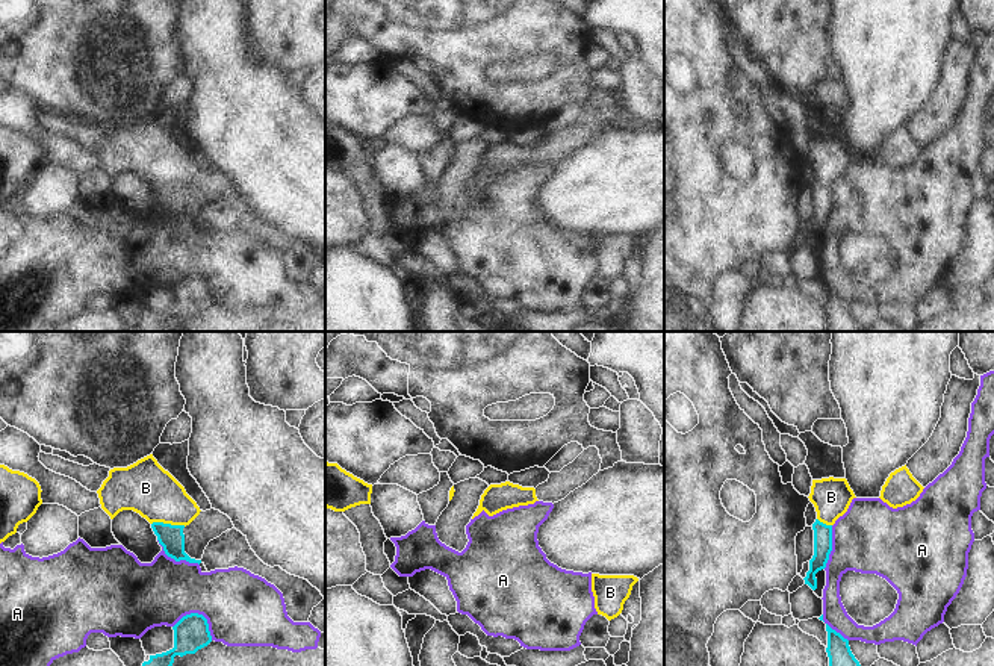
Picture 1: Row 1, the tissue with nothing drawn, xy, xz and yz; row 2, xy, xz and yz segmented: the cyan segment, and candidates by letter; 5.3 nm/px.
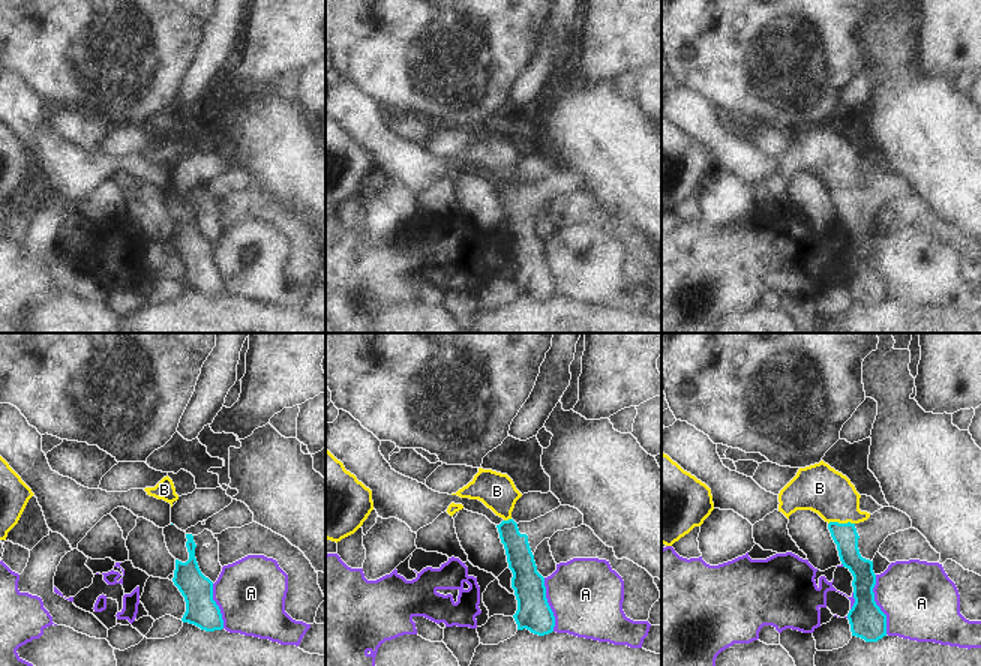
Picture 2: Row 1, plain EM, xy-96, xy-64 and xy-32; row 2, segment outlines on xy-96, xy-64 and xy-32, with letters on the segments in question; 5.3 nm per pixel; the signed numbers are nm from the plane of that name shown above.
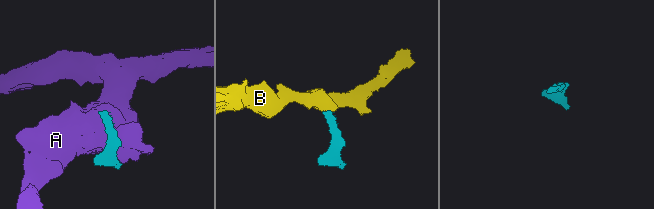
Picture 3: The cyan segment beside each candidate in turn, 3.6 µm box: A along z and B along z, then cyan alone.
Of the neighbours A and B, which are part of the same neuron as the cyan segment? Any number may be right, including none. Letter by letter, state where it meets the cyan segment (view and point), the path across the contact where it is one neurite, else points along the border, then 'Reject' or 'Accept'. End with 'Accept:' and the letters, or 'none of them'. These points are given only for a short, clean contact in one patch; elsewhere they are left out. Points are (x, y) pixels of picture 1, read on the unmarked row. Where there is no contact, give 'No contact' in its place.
A: Touches cyan at xy (200, 276). Reject
B: Touches cyan at xy (168, 185). Path across: xy (171, 199), (168, 185), (168, 171), (145, 149). Accept
Accept: B.

